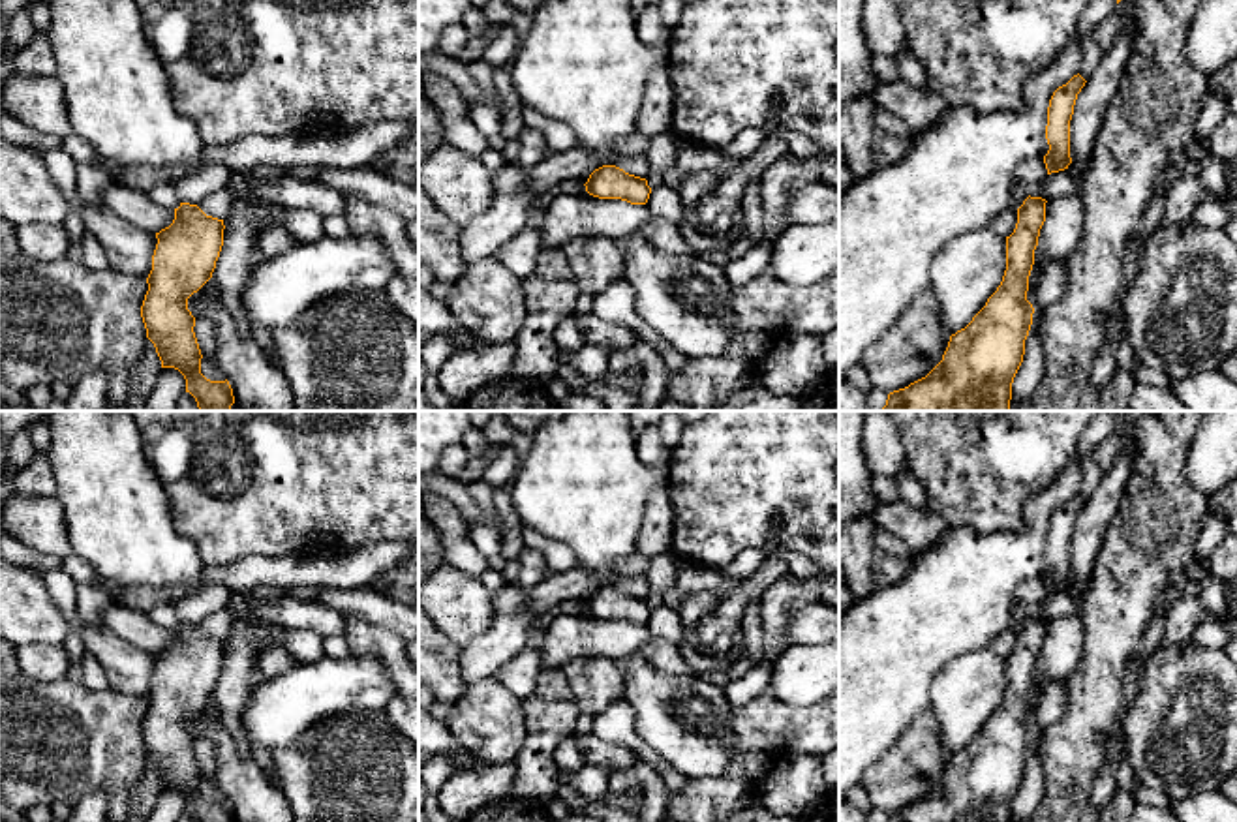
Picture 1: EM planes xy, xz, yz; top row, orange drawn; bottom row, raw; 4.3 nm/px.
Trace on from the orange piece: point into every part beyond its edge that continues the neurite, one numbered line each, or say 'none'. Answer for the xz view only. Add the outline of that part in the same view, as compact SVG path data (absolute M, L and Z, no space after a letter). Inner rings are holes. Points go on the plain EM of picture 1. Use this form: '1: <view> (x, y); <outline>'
none

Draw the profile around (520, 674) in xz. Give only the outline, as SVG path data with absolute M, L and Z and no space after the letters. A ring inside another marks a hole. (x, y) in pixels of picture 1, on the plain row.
M526 646L516 657L499 668L496 677L514 696L524 700L535 691L541 672L541 647Z

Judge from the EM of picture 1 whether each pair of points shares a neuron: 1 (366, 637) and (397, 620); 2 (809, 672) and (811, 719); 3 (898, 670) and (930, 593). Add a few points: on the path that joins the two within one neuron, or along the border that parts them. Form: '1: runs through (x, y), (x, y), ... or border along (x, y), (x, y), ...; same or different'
1: border along (346, 616), (363, 616), (398, 637); different
2: border along (770, 689), (779, 700), (789, 704), (819, 702); different
3: runs through (898, 652), (898, 644), (930, 612); same

